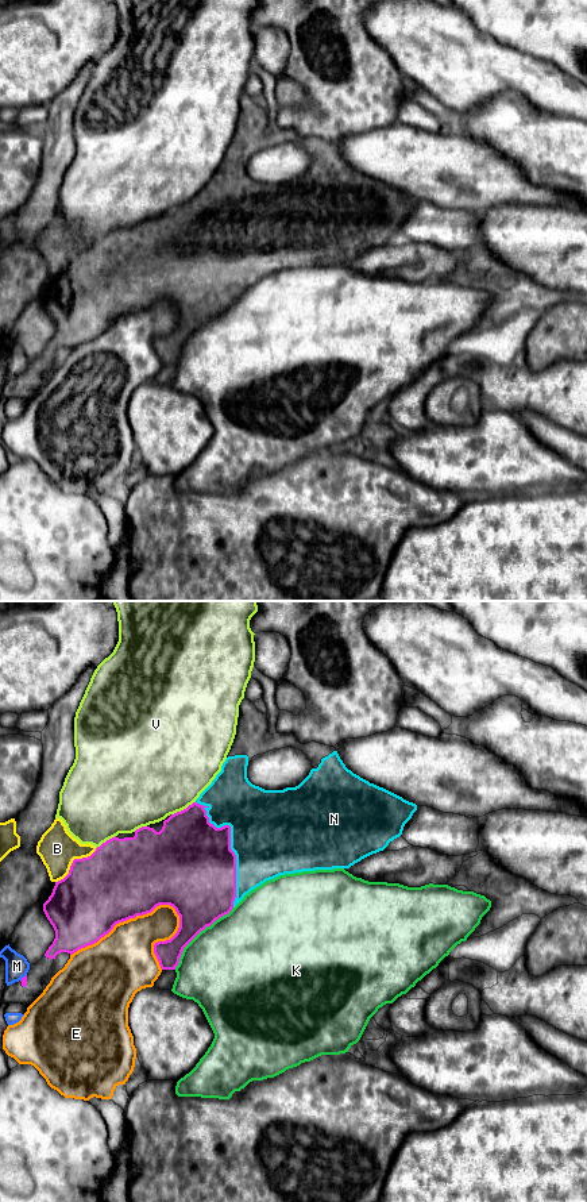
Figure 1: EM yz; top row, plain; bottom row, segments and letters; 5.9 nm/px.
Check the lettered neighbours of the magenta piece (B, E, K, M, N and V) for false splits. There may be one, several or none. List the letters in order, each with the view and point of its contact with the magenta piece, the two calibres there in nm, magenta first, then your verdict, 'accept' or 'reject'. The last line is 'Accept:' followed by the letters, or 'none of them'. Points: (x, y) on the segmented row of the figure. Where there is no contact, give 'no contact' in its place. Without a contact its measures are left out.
B: contact yz (73, 862); calibres 440 and 220 nm; reject
E: contact yz (126, 920); calibres 480 and 380 nm; reject
K: contact yz (199, 932); calibres 400 and 500 nm; reject
M: contact yz (23, 978); calibres 40 and 140 nm; reject
N: contact yz (230, 846); calibres 500 and 480 nm; accept
V: contact yz (184, 809); calibres 420 and 480 nm; reject
Accept: N

